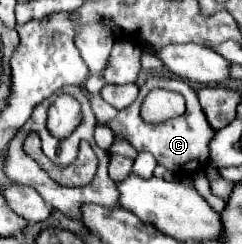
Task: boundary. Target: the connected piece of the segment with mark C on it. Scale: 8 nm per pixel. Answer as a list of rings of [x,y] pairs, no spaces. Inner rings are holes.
[[[148,76],[146,82],[140,86],[140,96],[136,98],[136,102],[124,110],[114,110],[110,104],[106,104],[100,96],[92,96],[88,94],[90,98],[90,104],[96,112],[96,118],[98,118],[98,124],[108,124],[114,132],[124,132],[132,146],[140,152],[150,152],[156,162],[176,174],[188,174],[188,172],[196,172],[200,168],[204,168],[210,160],[210,138],[214,138],[214,128],[210,126],[210,122],[206,122],[206,116],[200,108],[200,102],[198,102],[198,96],[196,96],[196,90],[182,78],[170,78],[170,76]],[[154,88],[166,88],[166,90],[174,90],[174,92],[182,92],[186,102],[188,102],[188,110],[182,118],[176,118],[176,120],[170,120],[170,122],[162,122],[162,124],[148,124],[142,120],[140,116],[140,104],[144,100],[144,96],[154,90]]]

